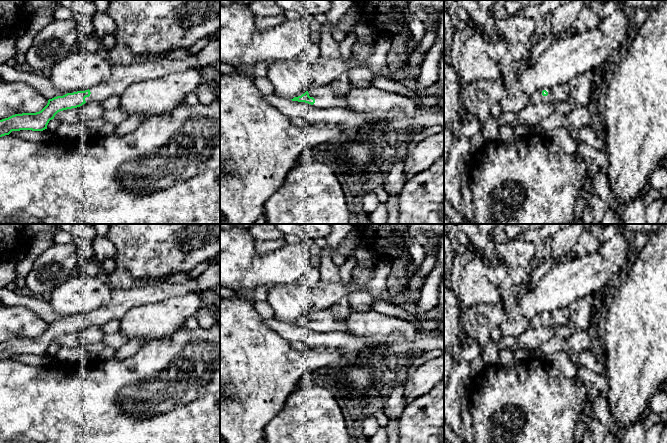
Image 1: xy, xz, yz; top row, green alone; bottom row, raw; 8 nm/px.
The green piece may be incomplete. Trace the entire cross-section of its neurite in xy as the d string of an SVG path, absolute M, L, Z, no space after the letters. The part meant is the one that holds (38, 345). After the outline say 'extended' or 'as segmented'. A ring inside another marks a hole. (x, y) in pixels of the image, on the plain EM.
M220 260L210 263L199 277L195 279L187 277L186 281L180 284L166 283L130 289L111 289L110 302L99 309L85 315L67 317L49 323L47 329L39 336L15 338L0 344L0 361L9 359L12 355L43 355L60 335L77 332L89 326L102 327L113 319L121 320L130 309L137 306L158 303L188 293L212 293L218 284L220 284Z | extended

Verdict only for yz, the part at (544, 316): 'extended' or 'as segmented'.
extended

